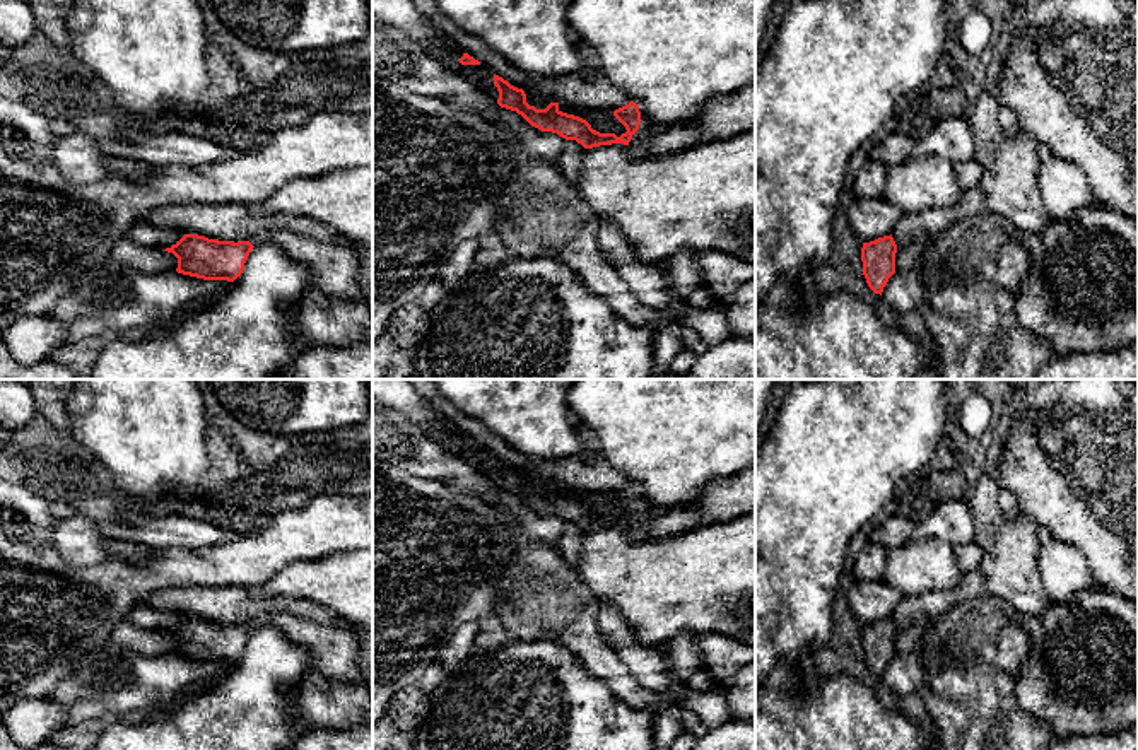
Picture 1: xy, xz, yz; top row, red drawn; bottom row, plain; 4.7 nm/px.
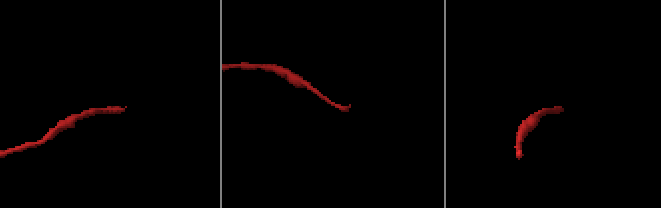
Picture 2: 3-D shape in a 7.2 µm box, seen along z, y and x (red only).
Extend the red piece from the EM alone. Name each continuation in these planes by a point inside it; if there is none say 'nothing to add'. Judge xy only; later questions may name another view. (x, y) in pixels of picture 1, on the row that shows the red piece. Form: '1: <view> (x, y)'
1: xy (335, 269)

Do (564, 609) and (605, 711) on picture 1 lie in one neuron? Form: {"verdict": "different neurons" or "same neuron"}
{"verdict": "different neurons"}

